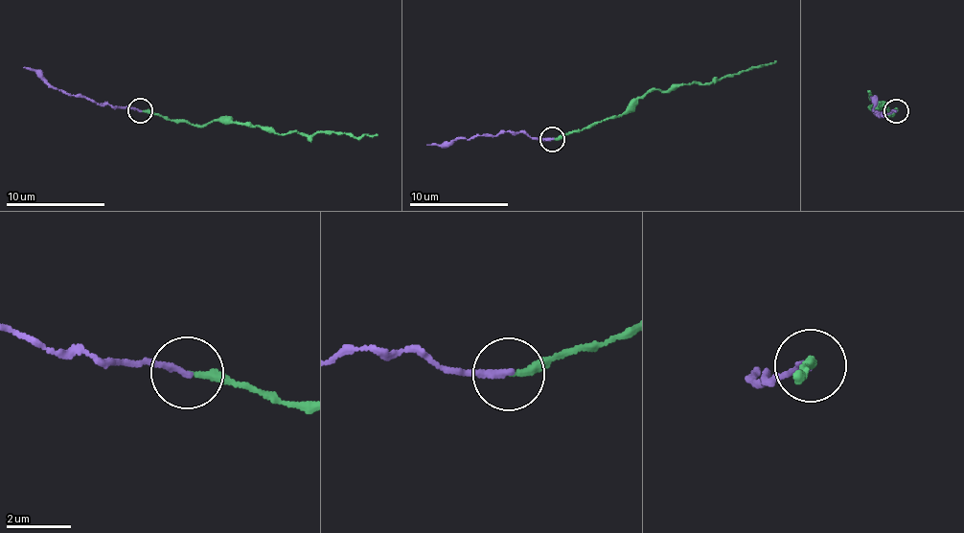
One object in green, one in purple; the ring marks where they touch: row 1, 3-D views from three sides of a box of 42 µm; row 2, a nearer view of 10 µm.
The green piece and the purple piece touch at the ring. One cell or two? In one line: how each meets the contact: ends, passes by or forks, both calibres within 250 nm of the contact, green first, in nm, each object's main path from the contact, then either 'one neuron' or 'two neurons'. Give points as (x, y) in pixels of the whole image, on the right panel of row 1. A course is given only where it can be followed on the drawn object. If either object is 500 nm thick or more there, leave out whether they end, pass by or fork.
green ends; purple ends; calibres 200 and 180 nm; course green (896, 110), (890, 113), (878, 104), (870, 109), (876, 104), (873, 110), (877, 104), (867, 90); course purple (896, 110), (877, 117), (880, 112), (875, 115), (872, 98), (869, 98); two neurons

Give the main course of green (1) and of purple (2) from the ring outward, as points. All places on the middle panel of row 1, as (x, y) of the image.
1: (551, 140), (615, 118), (653, 89), (675, 91), (683, 84), (717, 81), (775, 60)
2: (551, 140), (505, 130), (493, 136), (476, 135), (426, 144)

